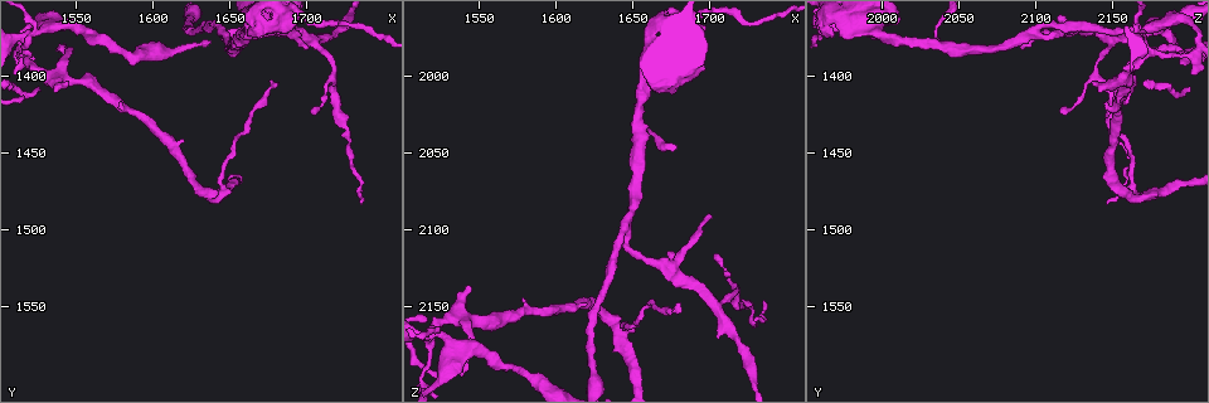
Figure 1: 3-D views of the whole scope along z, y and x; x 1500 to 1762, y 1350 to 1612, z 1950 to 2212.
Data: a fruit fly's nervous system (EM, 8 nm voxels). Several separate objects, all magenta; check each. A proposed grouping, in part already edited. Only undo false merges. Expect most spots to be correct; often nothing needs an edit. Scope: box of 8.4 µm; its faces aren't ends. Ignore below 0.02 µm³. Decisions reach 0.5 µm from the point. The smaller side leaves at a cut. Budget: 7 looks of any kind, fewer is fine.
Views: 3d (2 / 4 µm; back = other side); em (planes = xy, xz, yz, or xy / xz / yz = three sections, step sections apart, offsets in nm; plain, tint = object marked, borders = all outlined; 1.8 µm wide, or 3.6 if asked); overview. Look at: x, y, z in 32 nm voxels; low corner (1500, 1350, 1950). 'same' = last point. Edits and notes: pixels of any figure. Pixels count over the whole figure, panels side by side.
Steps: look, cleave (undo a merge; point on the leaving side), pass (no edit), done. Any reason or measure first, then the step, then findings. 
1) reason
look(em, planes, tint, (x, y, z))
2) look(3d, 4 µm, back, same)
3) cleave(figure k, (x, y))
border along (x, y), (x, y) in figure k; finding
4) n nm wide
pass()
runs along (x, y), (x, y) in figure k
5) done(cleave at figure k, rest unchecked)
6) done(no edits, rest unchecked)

sharp bend
look(3d, 2 µm, back, (1648, 1376, 2092))

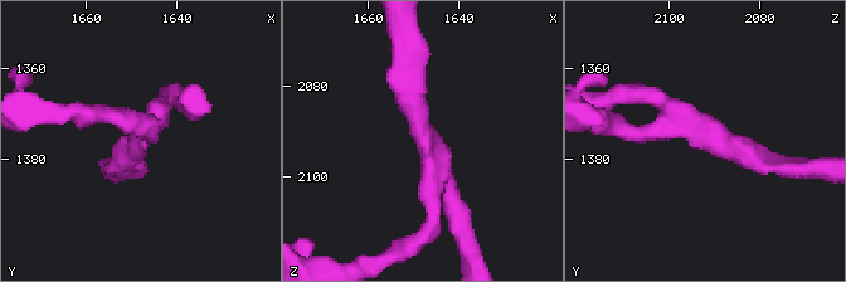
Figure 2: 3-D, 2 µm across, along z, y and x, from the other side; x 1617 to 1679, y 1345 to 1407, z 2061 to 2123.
3 arms
look(em, planes, tint, (1647, 1375, 2091))

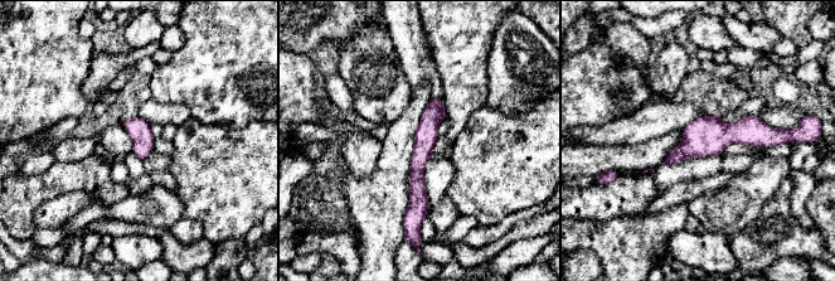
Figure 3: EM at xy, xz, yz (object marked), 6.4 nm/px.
140 nm wide
pass()
continuous, no second cell

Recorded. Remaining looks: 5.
sharp bend
look(em, xy, step 8, tint, (1654, 1380, 2032))

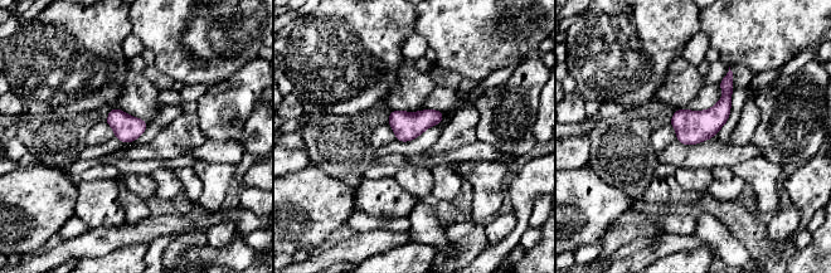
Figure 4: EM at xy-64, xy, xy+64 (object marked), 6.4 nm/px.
another direction
look(em, planes, tint, same)

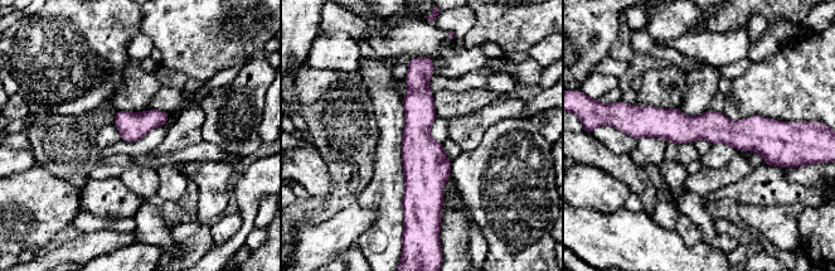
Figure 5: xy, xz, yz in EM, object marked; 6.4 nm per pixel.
pass()
all the same cell

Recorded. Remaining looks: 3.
look(3d, 4 µm, (1640, 1480, 2164))

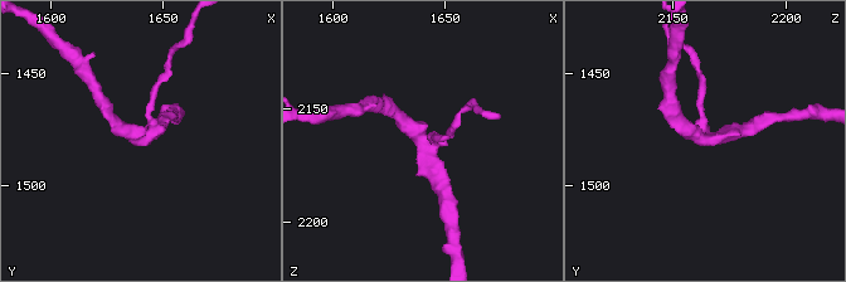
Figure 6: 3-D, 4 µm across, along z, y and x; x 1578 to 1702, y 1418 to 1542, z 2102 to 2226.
3 arms
look(em, planes, plain, (1641, 1479, 2163))

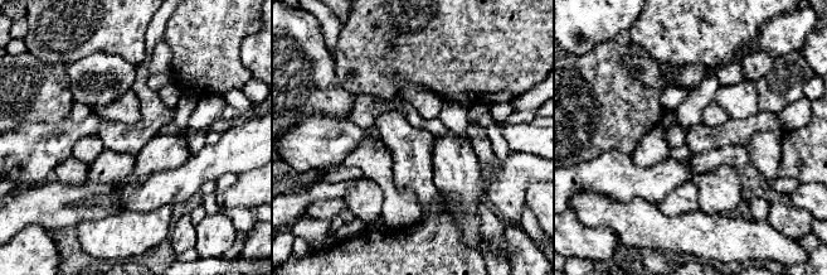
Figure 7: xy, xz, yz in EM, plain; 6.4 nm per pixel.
with the object marked
look(em, planes, tint, same)

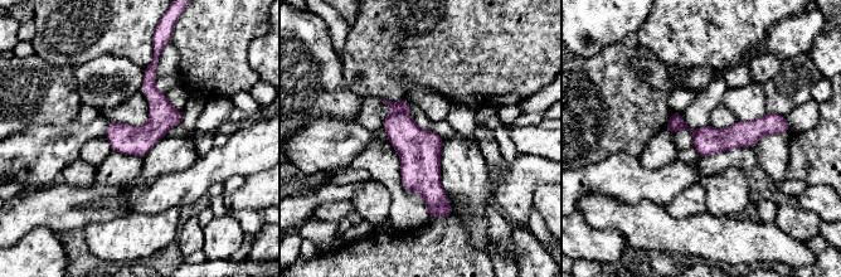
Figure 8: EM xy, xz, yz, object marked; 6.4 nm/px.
pass()
runs along (392, 105), (419, 151), (434, 213) in figure 8; one cell here

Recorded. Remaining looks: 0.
done(no edits, rest unchecked)

